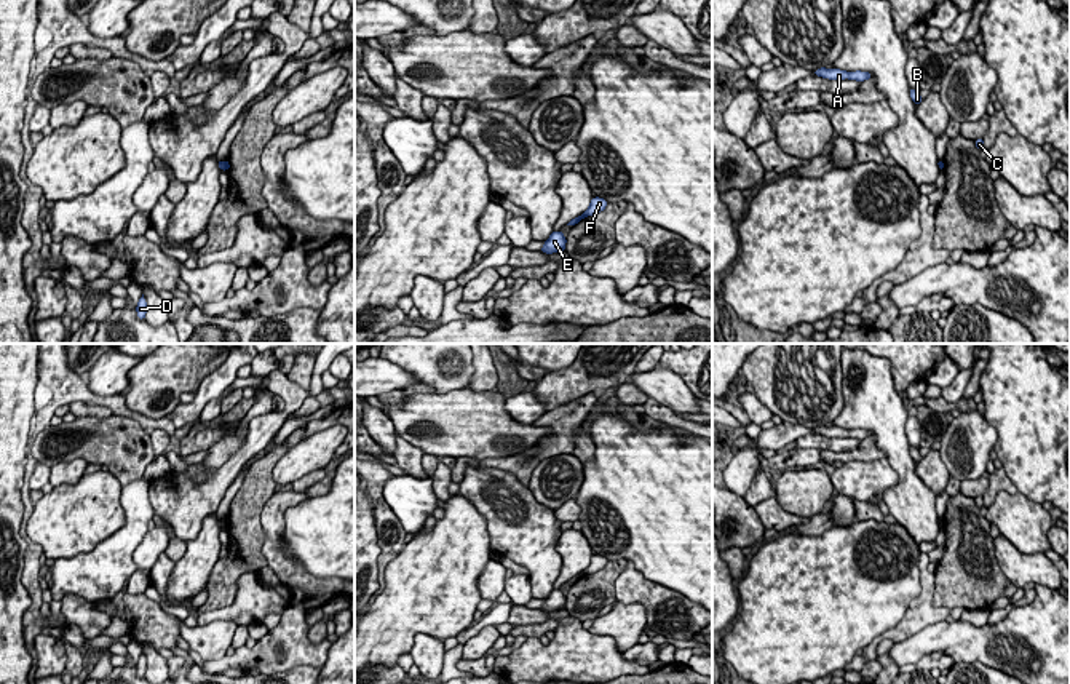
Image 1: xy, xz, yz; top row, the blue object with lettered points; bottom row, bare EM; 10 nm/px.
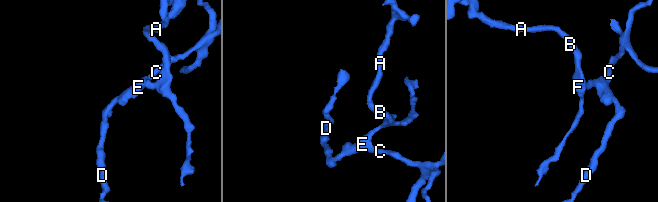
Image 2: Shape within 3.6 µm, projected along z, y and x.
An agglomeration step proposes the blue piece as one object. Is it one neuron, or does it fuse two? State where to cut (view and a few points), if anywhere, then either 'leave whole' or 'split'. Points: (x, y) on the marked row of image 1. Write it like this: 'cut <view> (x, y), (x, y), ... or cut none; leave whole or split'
cut yz (941, 162), (943, 170); split

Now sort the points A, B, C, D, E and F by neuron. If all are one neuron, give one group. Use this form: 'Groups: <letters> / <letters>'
Groups: A B F / C D E

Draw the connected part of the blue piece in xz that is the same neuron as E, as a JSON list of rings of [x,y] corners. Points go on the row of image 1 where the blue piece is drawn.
[[[557,230],[551,233],[551,237],[545,241],[545,246],[540,251],[546,254],[565,251],[565,243],[567,238],[561,230]]]

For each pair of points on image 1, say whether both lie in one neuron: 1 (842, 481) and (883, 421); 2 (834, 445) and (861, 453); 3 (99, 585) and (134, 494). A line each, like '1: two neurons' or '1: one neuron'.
1: two neurons
2: two neurons
3: one neuron

